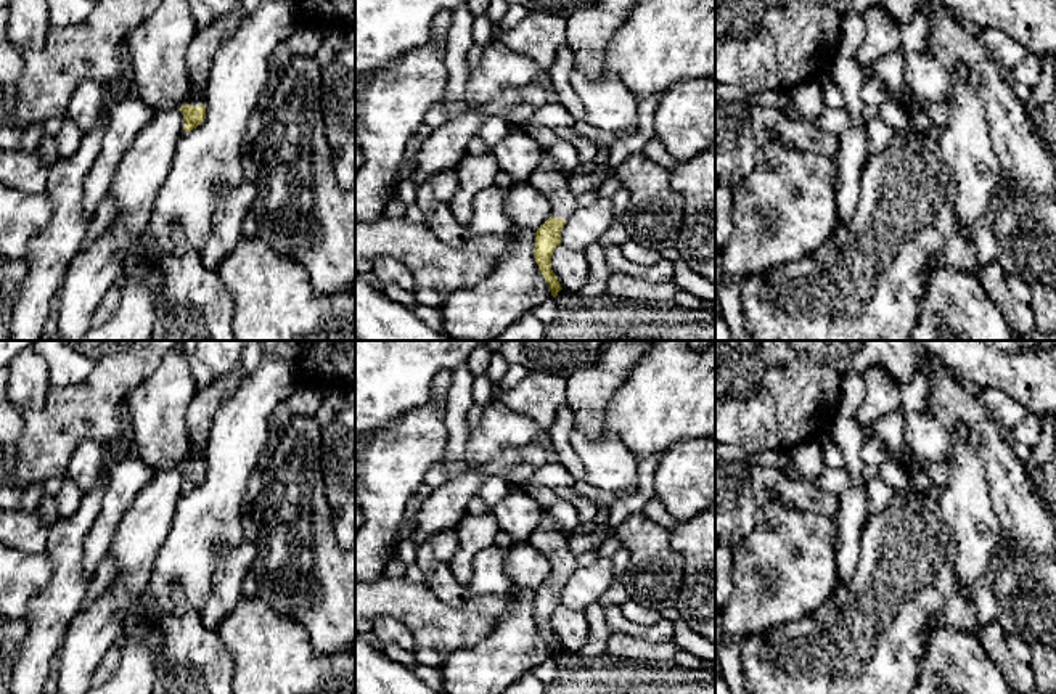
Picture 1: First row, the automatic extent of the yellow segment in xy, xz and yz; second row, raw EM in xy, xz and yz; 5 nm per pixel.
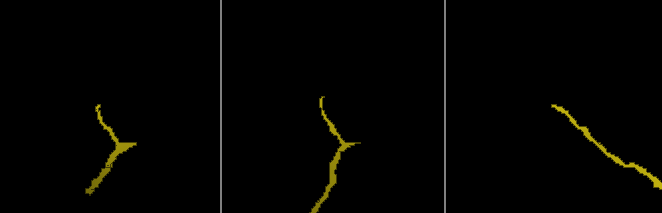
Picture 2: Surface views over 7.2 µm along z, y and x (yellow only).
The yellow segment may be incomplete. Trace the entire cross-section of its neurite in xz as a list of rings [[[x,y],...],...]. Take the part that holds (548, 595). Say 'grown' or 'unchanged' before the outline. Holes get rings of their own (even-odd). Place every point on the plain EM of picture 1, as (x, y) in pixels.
grown; [[[542,509],[538,530],[530,545],[542,551],[551,564],[551,577],[535,591],[534,617],[540,633],[550,644],[551,655],[556,657],[563,649],[551,630],[551,615],[561,604],[561,590],[577,569],[575,557],[567,549],[567,538],[558,530],[548,509]]]

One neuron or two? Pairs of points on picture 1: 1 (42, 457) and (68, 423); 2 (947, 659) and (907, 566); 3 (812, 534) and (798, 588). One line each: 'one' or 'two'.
1: one
2: two
3: one

